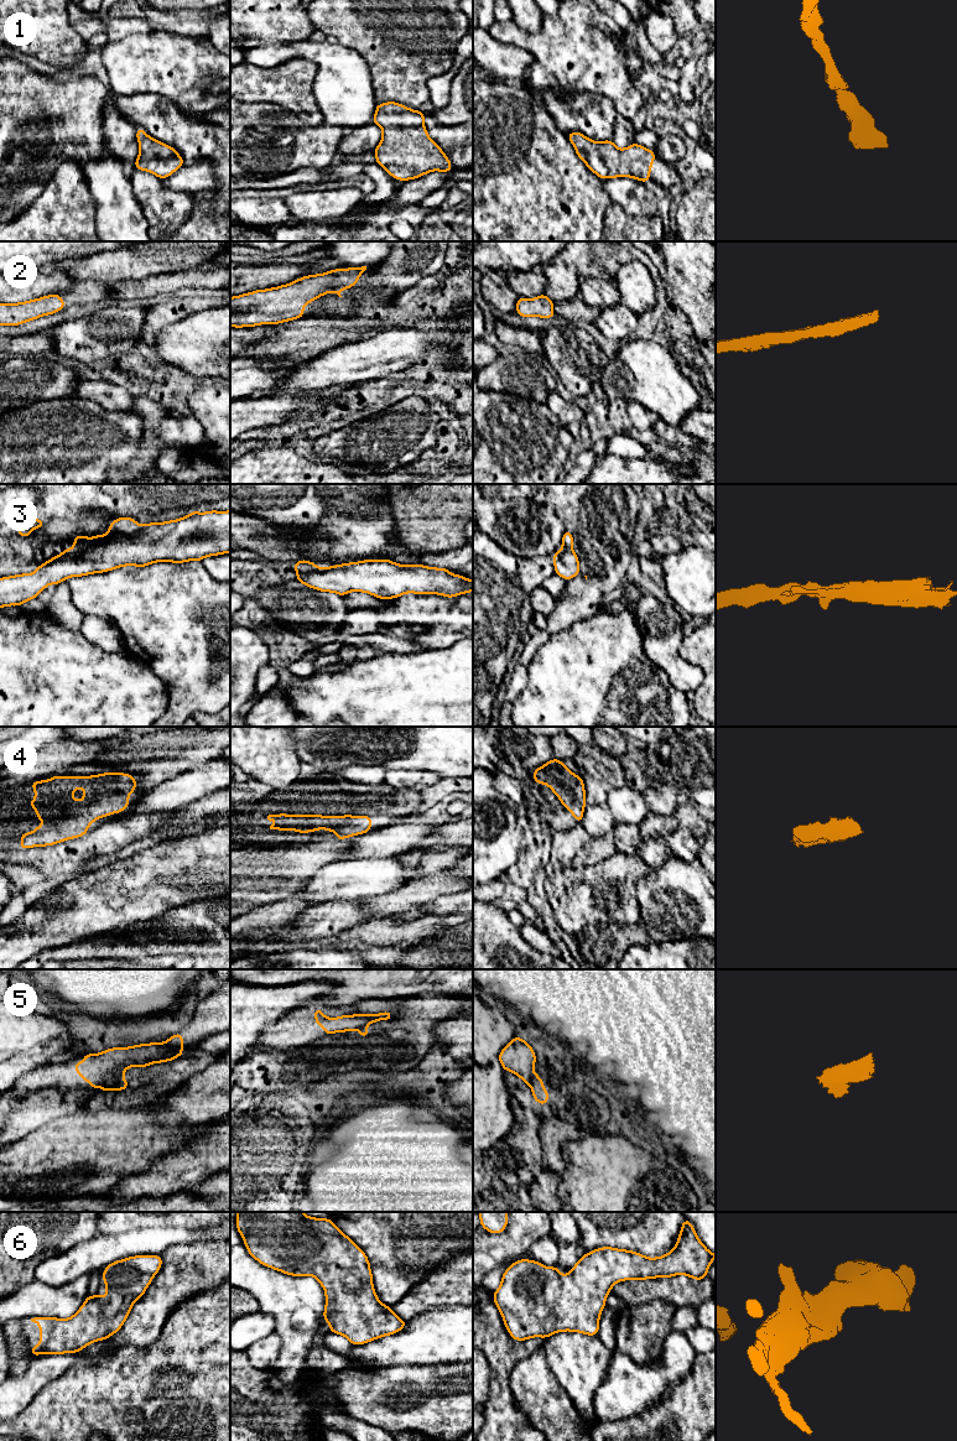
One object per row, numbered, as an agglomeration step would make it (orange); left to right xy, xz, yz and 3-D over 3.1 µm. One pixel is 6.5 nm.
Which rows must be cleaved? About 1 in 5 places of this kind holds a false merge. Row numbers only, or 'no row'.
5

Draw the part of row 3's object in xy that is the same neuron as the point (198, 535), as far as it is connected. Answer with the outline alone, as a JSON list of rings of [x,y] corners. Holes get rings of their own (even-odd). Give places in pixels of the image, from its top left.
[[[230,510],[207,513],[191,511],[189,515],[166,522],[139,525],[135,519],[125,516],[113,520],[105,536],[90,539],[79,535],[76,543],[62,553],[38,566],[35,572],[0,578],[0,608],[20,607],[24,602],[37,598],[50,584],[58,584],[69,577],[103,573],[124,566],[145,567],[155,562],[183,563],[202,561],[208,556],[230,552]]]

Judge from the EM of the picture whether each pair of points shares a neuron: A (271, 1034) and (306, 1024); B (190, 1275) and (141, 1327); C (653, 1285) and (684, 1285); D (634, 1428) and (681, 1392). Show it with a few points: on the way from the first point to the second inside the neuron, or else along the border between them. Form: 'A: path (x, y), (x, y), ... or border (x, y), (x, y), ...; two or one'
A: path (280, 1034), (297, 1030); one
B: path (177, 1288), (150, 1315); one
C: path (660, 1285), (676, 1285); one
D: path (646, 1428), (671, 1404); one

